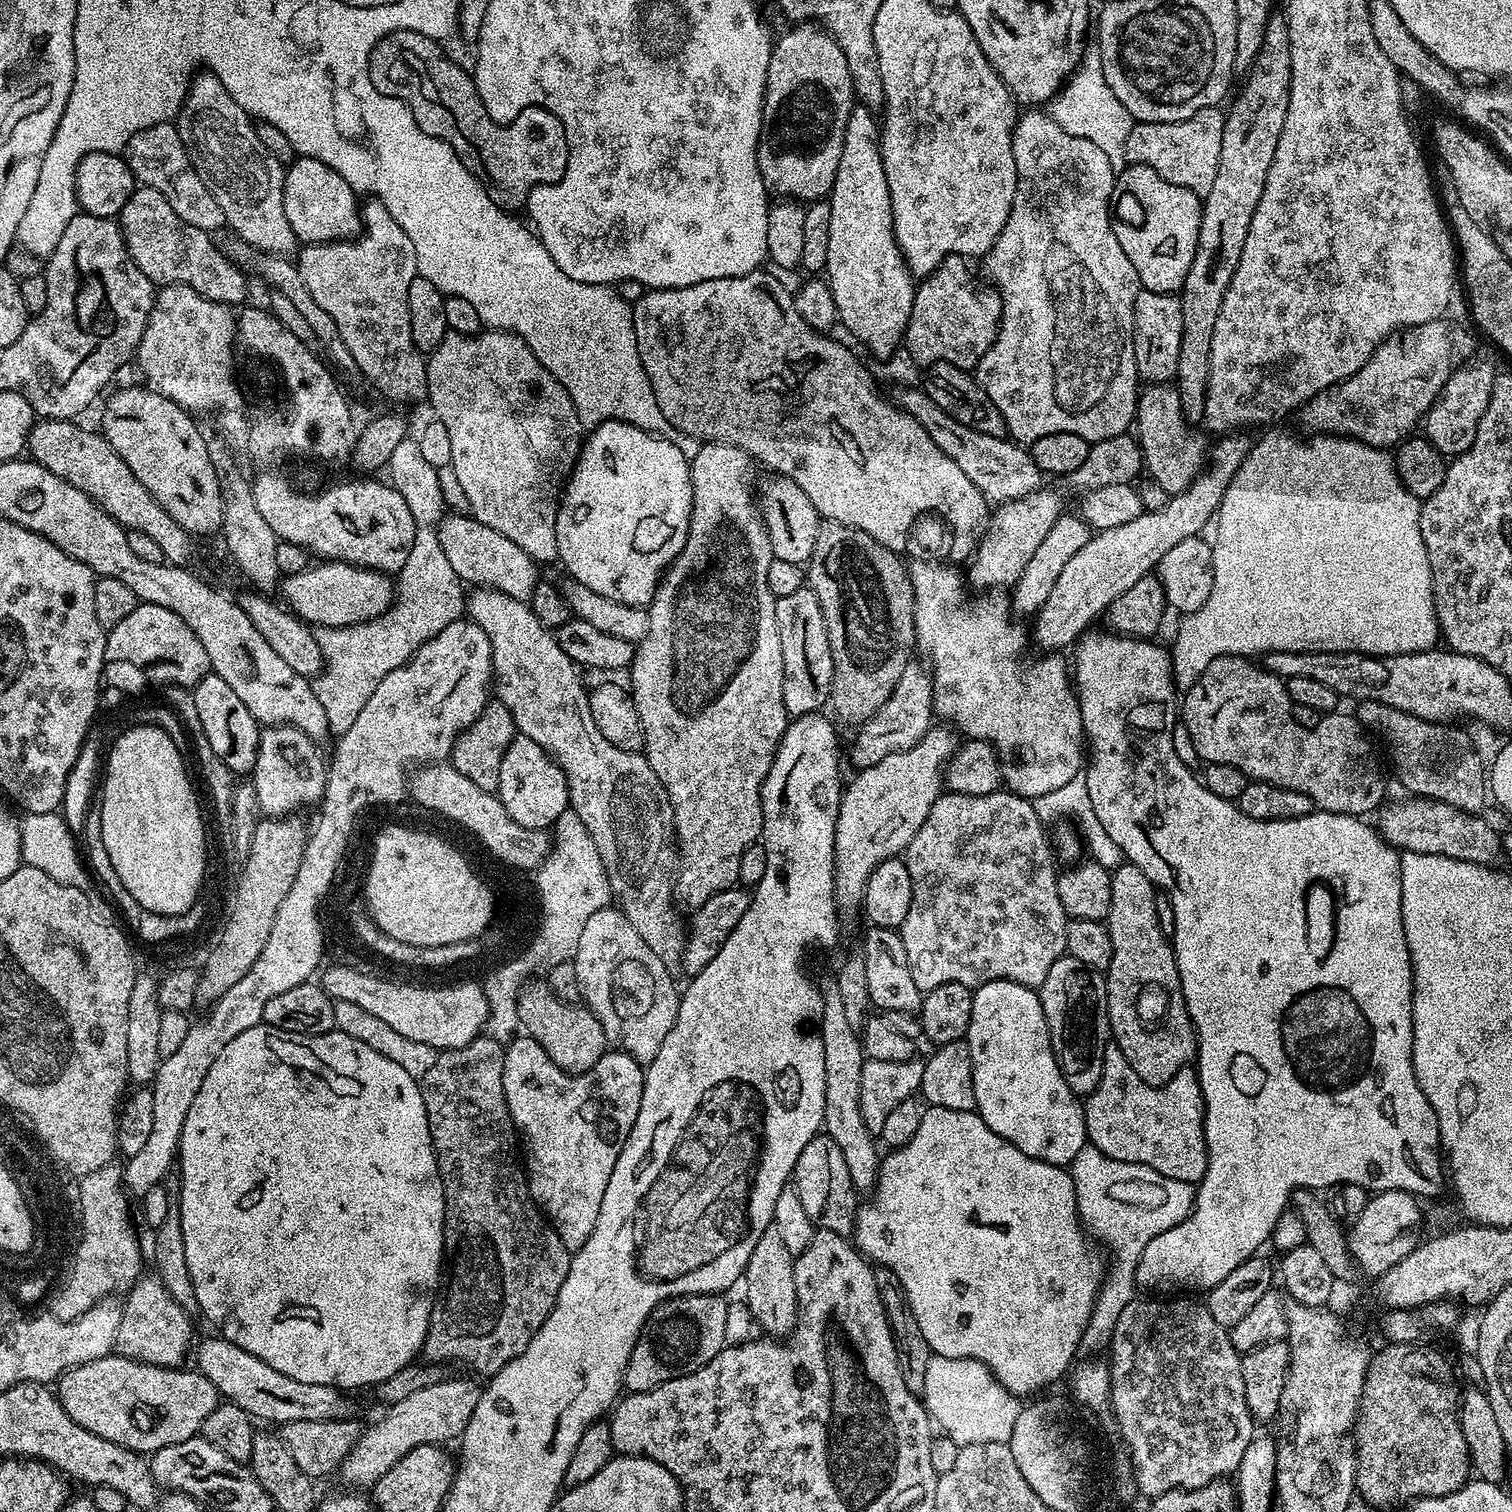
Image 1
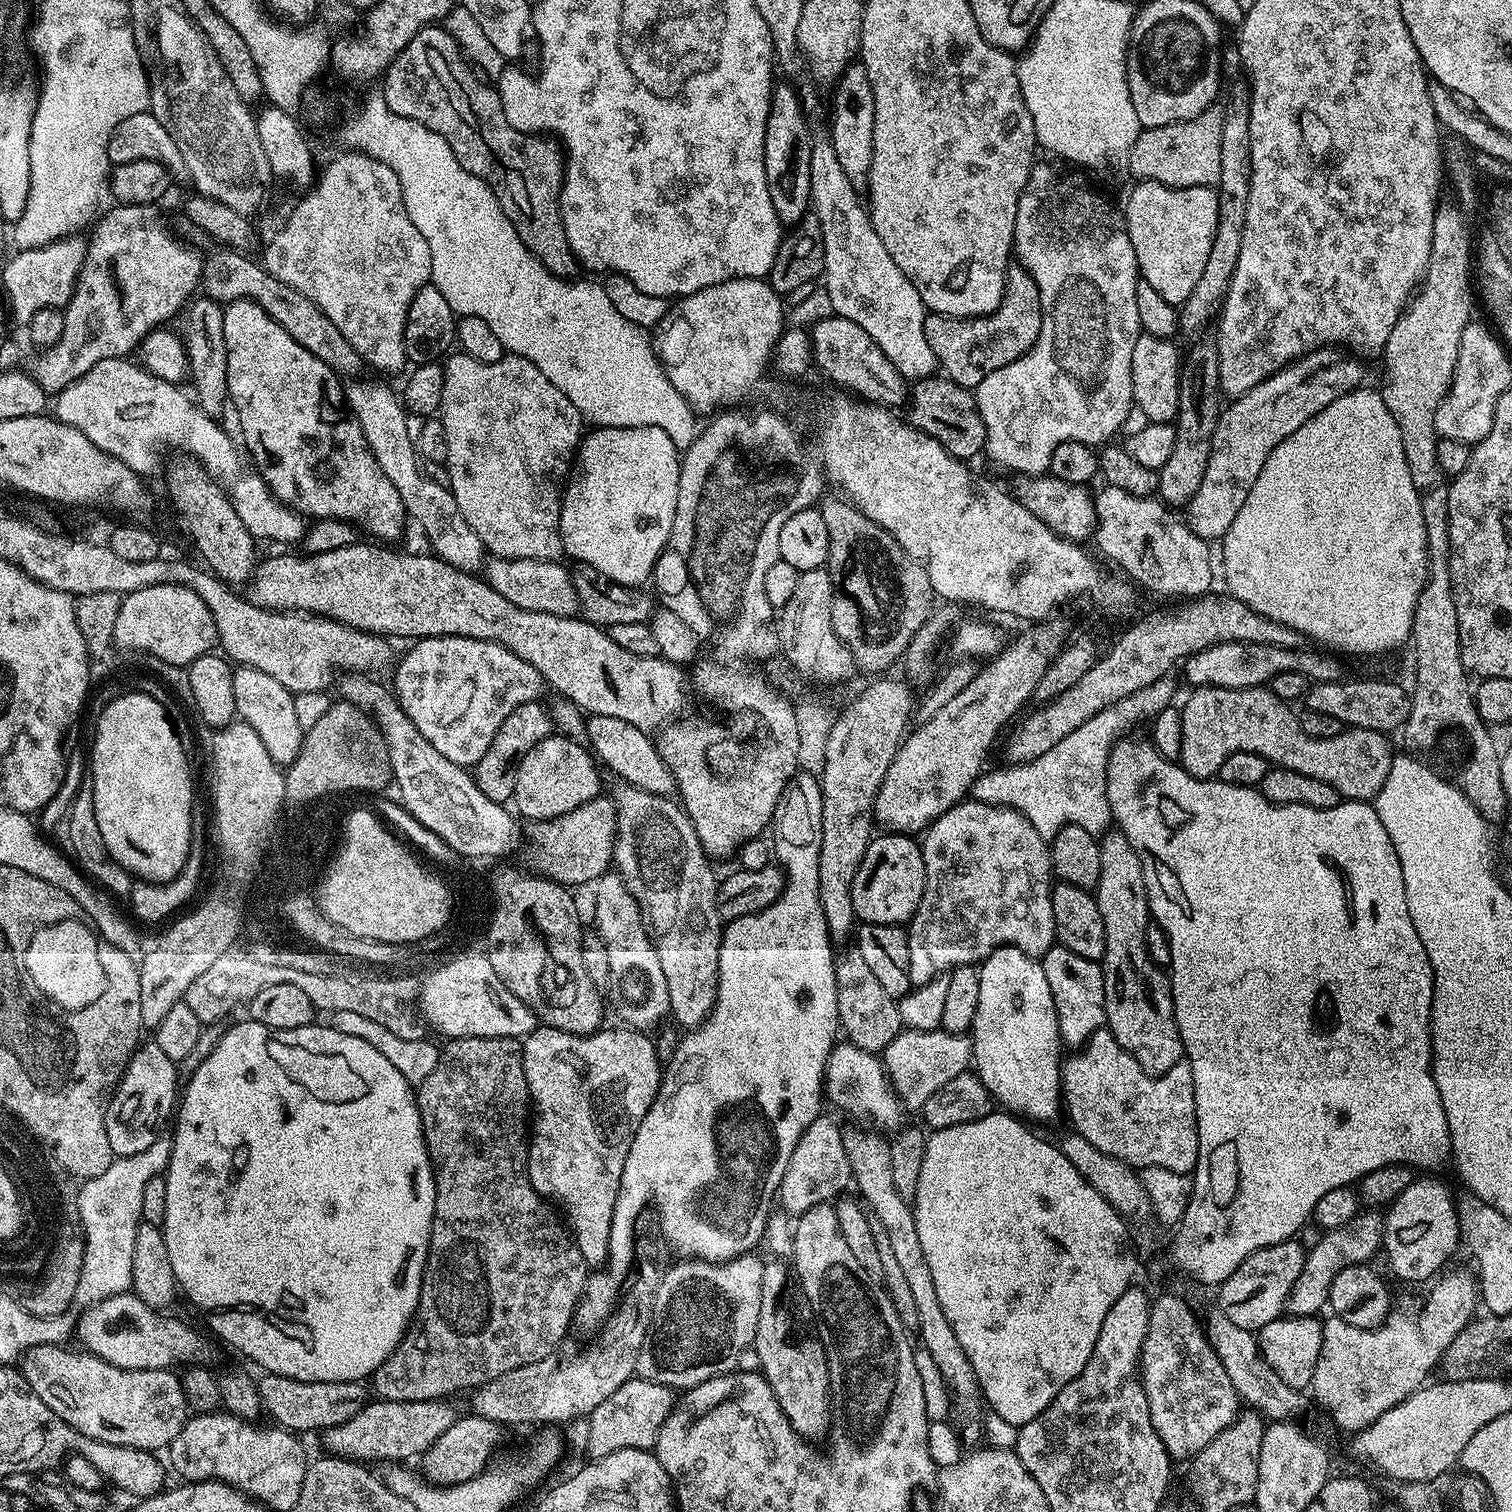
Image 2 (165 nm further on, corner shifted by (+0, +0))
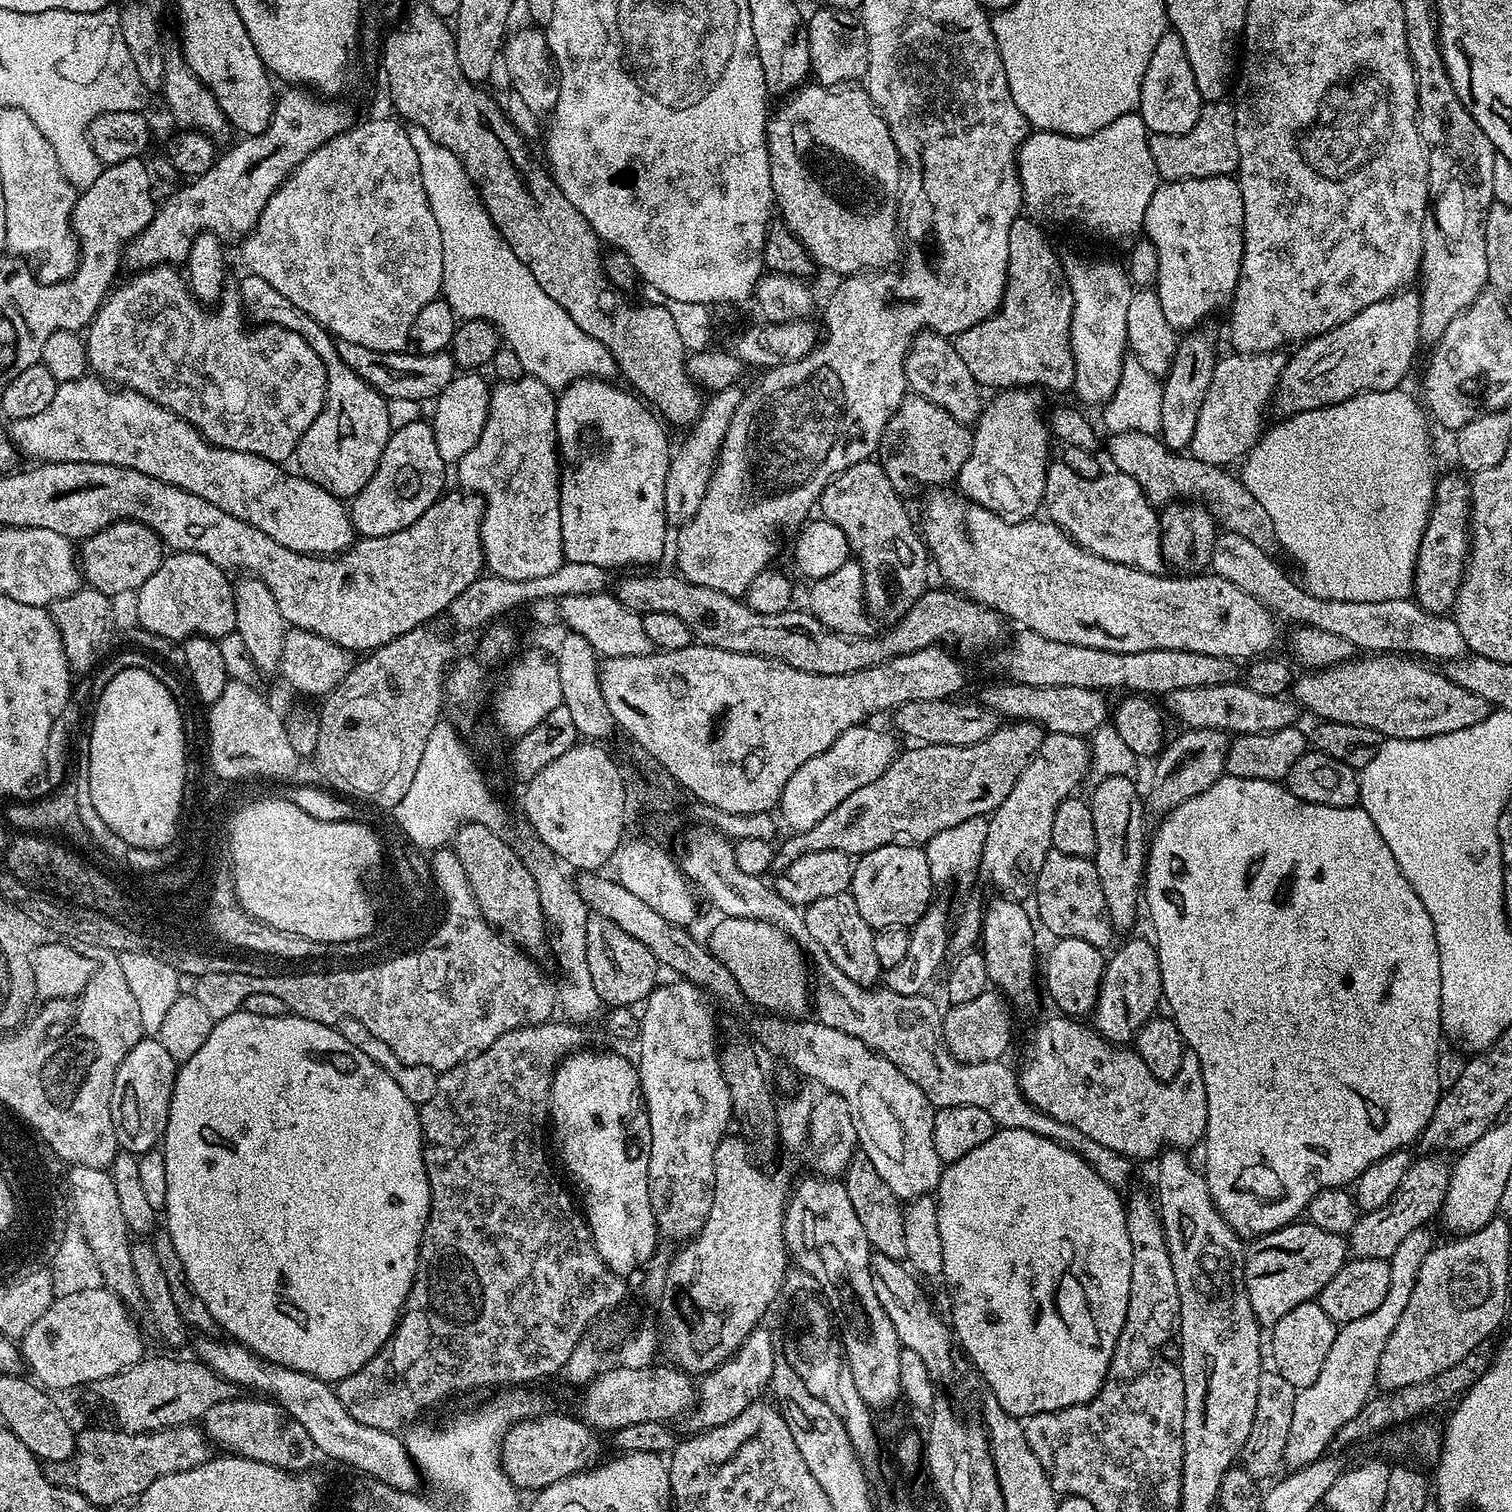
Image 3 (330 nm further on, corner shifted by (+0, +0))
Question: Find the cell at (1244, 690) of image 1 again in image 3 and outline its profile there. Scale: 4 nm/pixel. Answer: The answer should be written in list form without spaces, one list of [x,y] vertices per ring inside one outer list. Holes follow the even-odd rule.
[[[1188,728],[1181,736],[1167,741],[1156,764],[1156,789],[1147,793],[1146,808],[1149,813],[1172,812],[1182,802],[1194,798],[1194,794],[1202,794],[1202,790],[1210,790],[1214,782],[1225,775],[1224,759],[1230,743],[1229,733],[1210,730],[1209,728]]]

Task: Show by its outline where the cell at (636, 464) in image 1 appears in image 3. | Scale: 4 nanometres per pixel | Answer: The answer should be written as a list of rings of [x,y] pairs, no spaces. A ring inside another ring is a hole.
[[[595,378],[575,380],[559,393],[556,401],[564,559],[567,562],[590,562],[590,566],[605,570],[624,568],[627,564],[652,564],[662,559],[664,539],[670,531],[664,518],[664,491],[670,459],[665,425],[639,395],[623,392],[614,385]]]

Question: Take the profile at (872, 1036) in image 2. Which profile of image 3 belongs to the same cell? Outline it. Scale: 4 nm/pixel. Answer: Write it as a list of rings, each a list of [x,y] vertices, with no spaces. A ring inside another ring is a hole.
[[[851,891],[842,894],[830,894],[830,898],[818,898],[813,904],[805,907],[806,927],[819,946],[829,955],[829,960],[838,970],[858,984],[875,985],[882,976],[878,954],[874,954],[876,932],[858,914]]]

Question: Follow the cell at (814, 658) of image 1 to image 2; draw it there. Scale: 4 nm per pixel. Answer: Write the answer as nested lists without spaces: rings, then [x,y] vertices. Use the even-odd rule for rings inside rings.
[[[827,567],[800,573],[790,602],[778,612],[778,648],[800,676],[816,684],[840,684],[857,671],[856,660],[838,638],[832,625],[832,575]]]

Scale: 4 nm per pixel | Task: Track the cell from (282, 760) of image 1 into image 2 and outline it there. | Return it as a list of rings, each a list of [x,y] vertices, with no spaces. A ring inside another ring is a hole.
[[[240,666],[233,671],[234,706],[237,717],[243,723],[254,726],[254,734],[262,738],[262,746],[274,758],[274,762],[287,766],[298,758],[298,750],[304,741],[305,728],[298,726],[298,718],[294,715],[294,694],[278,682],[270,674],[262,674],[262,670]]]

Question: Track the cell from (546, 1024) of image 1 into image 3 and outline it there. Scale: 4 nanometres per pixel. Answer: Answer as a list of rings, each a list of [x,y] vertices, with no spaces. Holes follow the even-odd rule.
[[[463,823],[459,826],[454,837],[454,851],[465,870],[466,878],[469,880],[470,890],[477,900],[481,913],[488,923],[499,930],[513,944],[519,946],[525,953],[537,954],[544,948],[544,943],[549,943],[550,928],[546,923],[544,912],[540,909],[538,890],[534,886],[534,878],[530,878],[530,870],[518,858],[516,851],[510,847],[507,839],[499,837],[480,824]]]

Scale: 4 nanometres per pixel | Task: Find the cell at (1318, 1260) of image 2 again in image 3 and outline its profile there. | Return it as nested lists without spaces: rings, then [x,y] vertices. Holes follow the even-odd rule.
[[[1432,1154],[1427,1158],[1413,1159],[1410,1170],[1402,1177],[1402,1186],[1386,1206],[1373,1212],[1365,1212],[1357,1219],[1352,1231],[1347,1233],[1349,1253],[1357,1260],[1391,1260],[1394,1250],[1398,1250],[1409,1234],[1425,1227],[1432,1215],[1439,1213],[1444,1205],[1444,1198],[1452,1169],[1443,1155]]]

